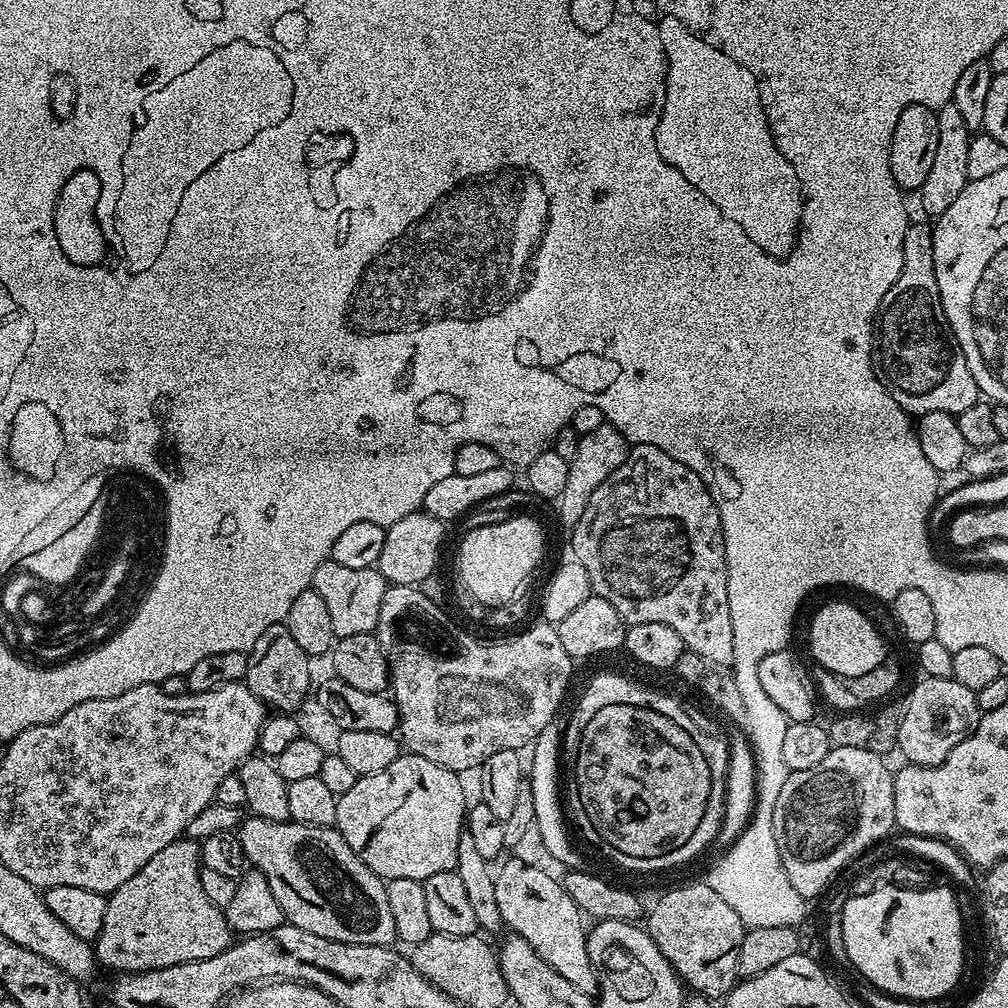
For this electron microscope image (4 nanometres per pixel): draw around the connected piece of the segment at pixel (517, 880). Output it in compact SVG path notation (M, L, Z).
M505 859L495 873L494 895L498 902L498 911L503 920L503 927L515 935L526 938L534 946L534 954L542 958L570 986L578 986L587 996L595 997L598 992L596 971L588 957L588 928L585 913L570 898L561 881L551 878L548 868L539 868L536 864L527 864L524 860Z

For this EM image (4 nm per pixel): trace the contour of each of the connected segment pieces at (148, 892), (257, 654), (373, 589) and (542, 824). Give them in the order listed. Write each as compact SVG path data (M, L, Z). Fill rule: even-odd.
M181 838L170 846L158 850L134 878L122 882L108 896L106 918L102 922L99 938L94 941L95 956L101 965L113 968L116 974L153 971L156 968L175 966L178 963L201 962L202 959L222 954L234 942L232 927L224 917L224 910L214 906L202 890L200 877L200 846L195 840Z
M287 623L275 624L263 632L254 642L252 651L247 653L248 669L243 678L243 683L248 689L269 709L280 714L292 714L304 704L304 699L309 699L312 684L313 661L298 646L288 629Z
M327 559L314 570L312 587L326 602L330 613L330 623L334 626L337 638L350 634L366 634L376 632L380 626L382 614L382 598L390 587L384 575L376 568L354 570L350 566L338 566L338 562Z
M555 720L547 723L542 728L536 739L533 740L530 751L532 754L533 773L531 774L531 790L534 799L534 816L535 831L539 834L540 840L545 850L565 869L571 871L585 871L585 856L574 846L570 840L566 822L568 818L562 799L562 786L558 784L558 768L562 764L560 762L560 748L562 746L562 738L564 739L564 726L561 721ZM561 723L561 724L560 724ZM564 807L564 810L562 808Z

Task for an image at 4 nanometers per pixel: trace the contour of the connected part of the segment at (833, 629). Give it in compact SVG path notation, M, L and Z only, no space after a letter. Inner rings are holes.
M832 600L813 614L808 624L808 648L819 667L841 678L869 673L886 659L884 640L875 622L862 609L844 600Z

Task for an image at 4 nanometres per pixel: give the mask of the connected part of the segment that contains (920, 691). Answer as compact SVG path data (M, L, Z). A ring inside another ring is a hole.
M924 676L908 692L904 700L904 709L899 709L898 734L896 748L905 756L908 764L917 764L923 768L934 768L941 764L972 733L982 713L976 704L976 694L962 686L962 682L946 678Z

